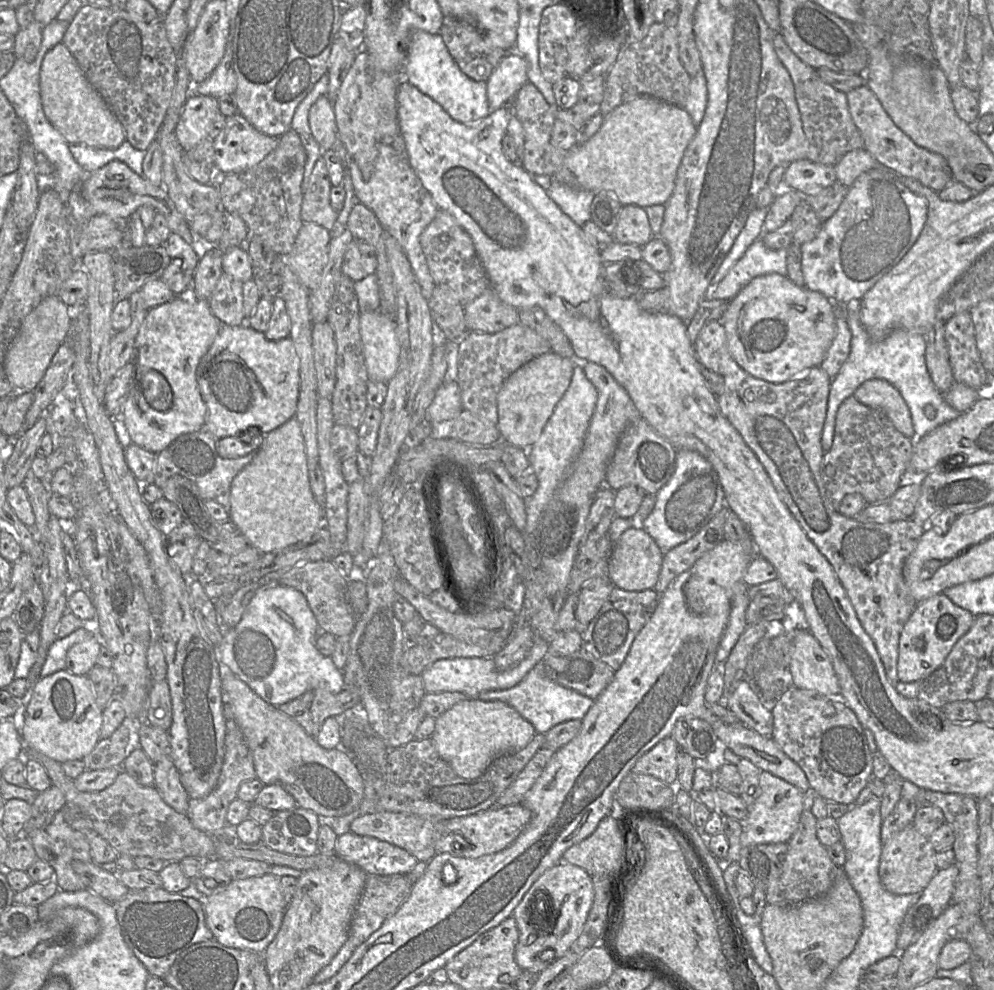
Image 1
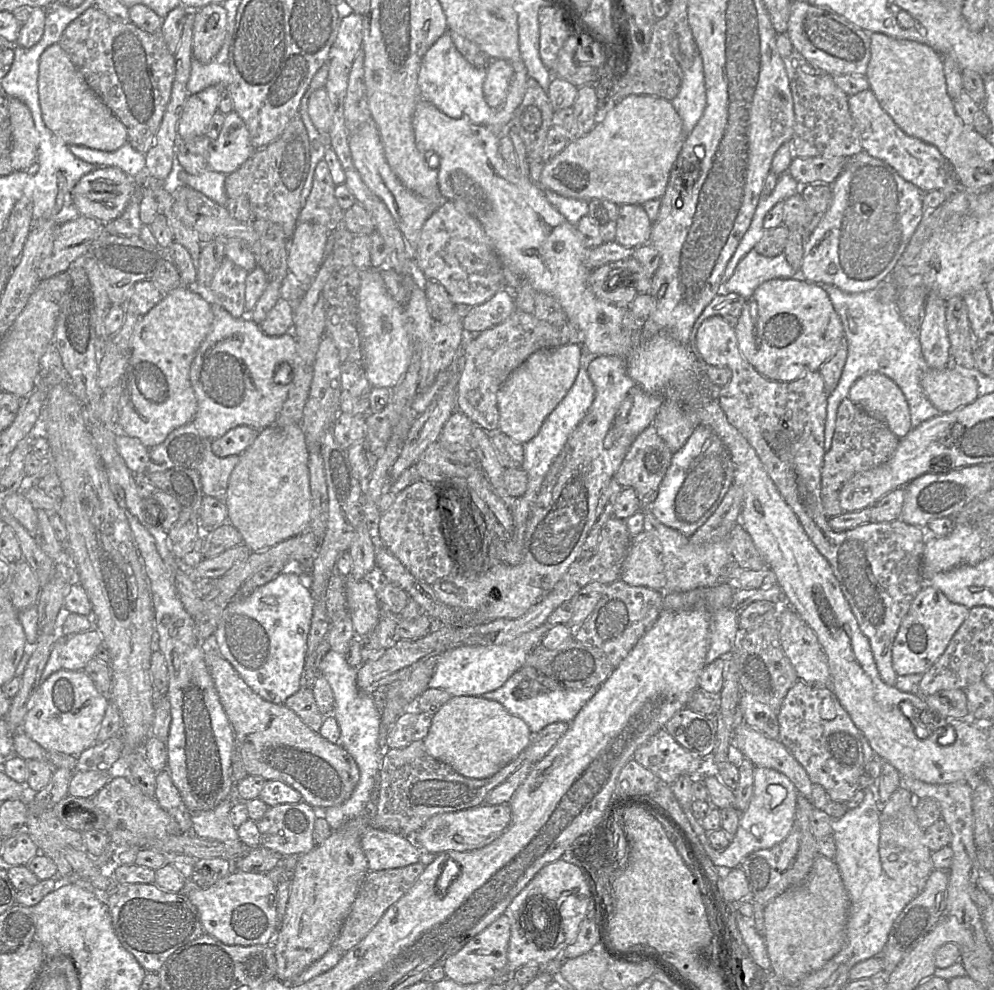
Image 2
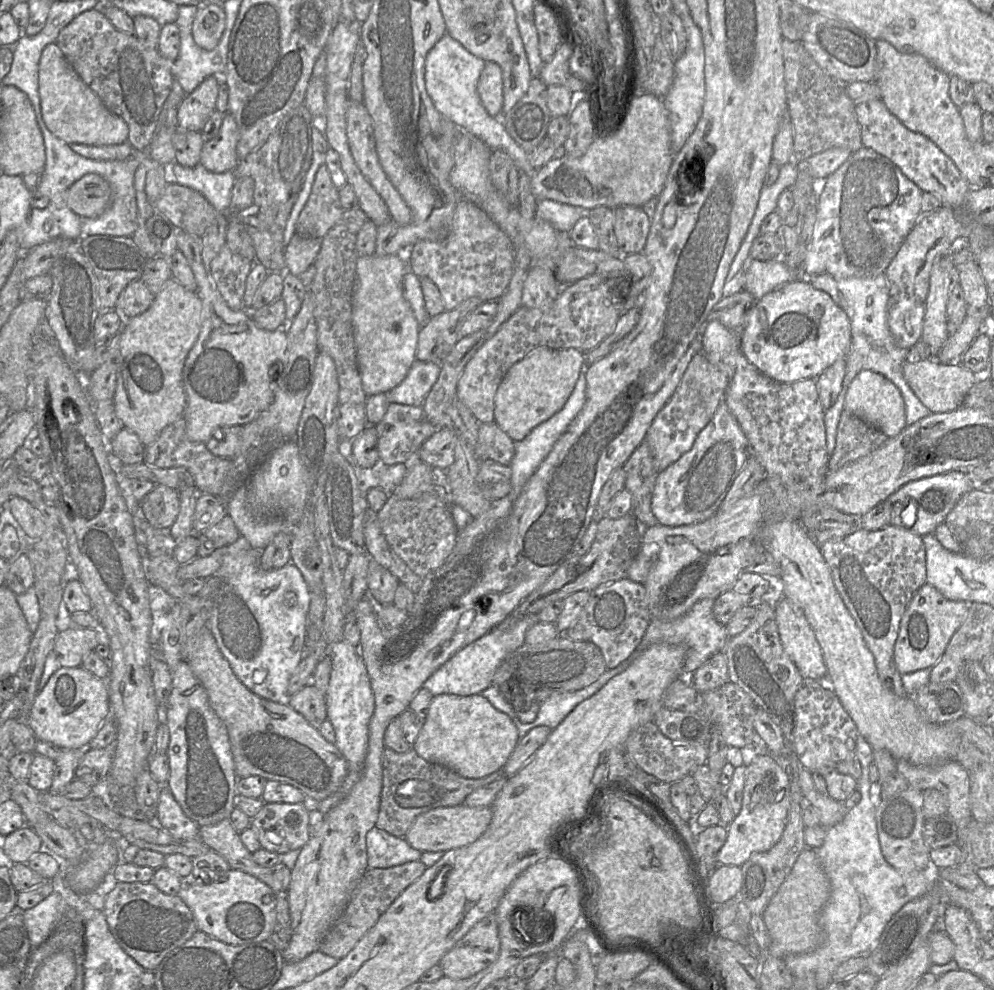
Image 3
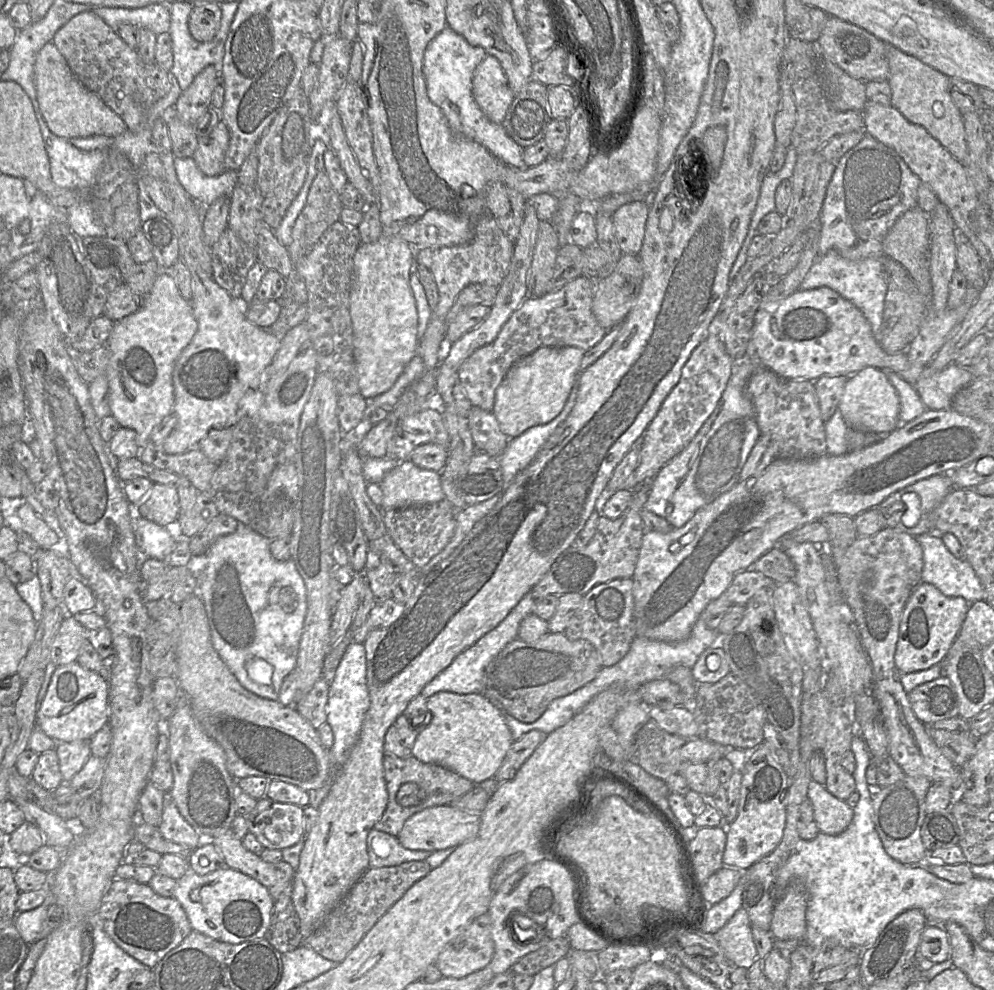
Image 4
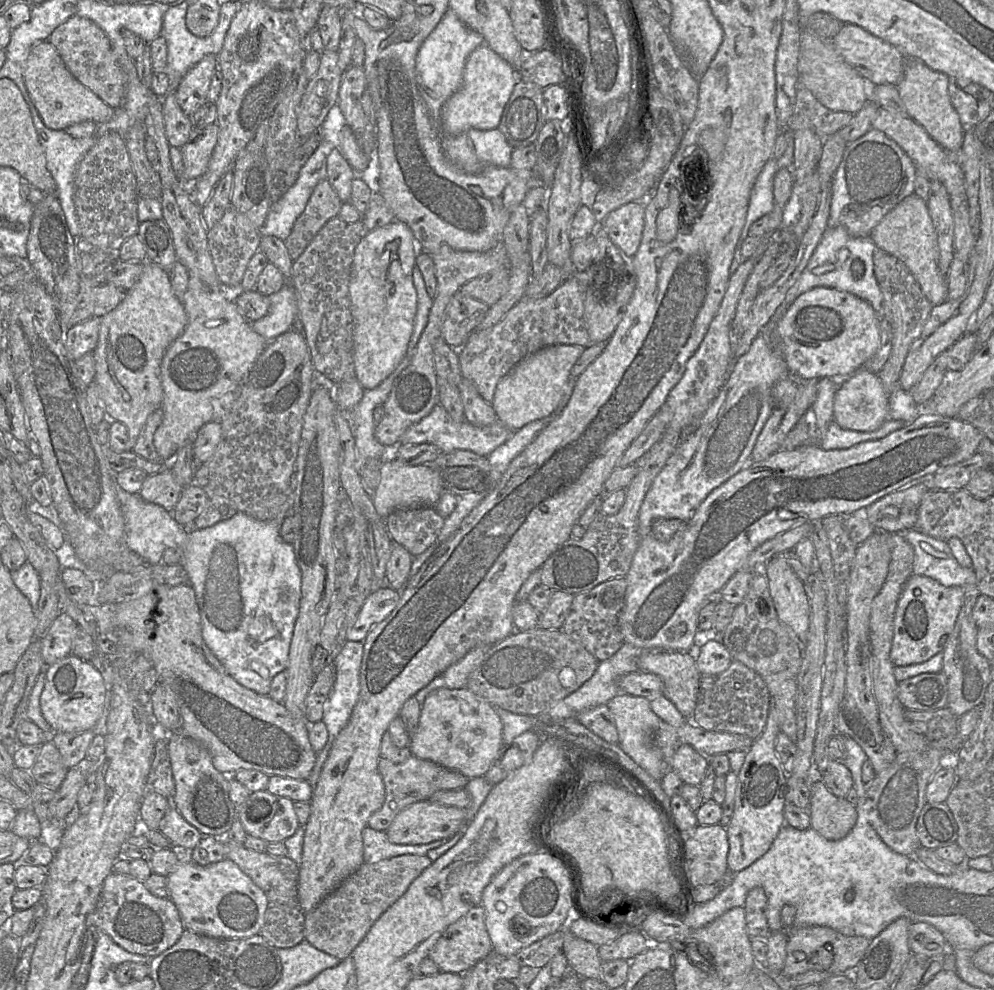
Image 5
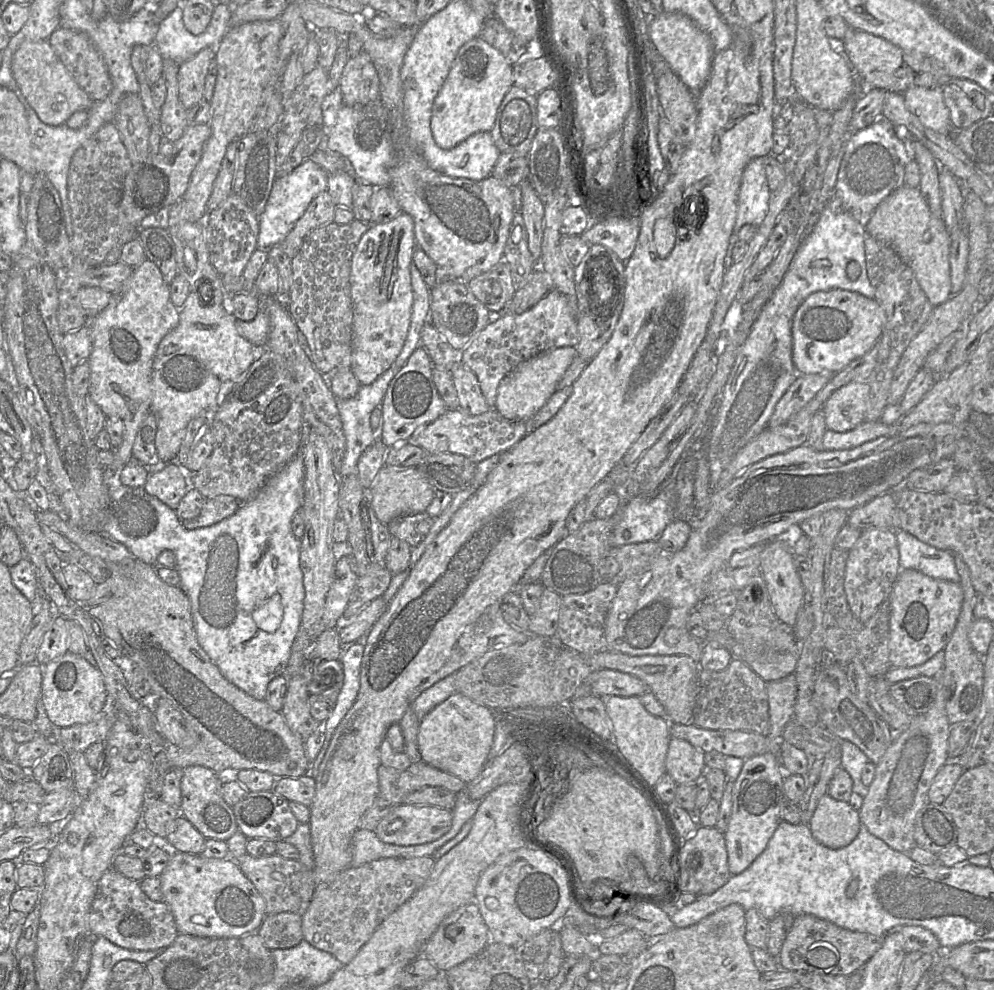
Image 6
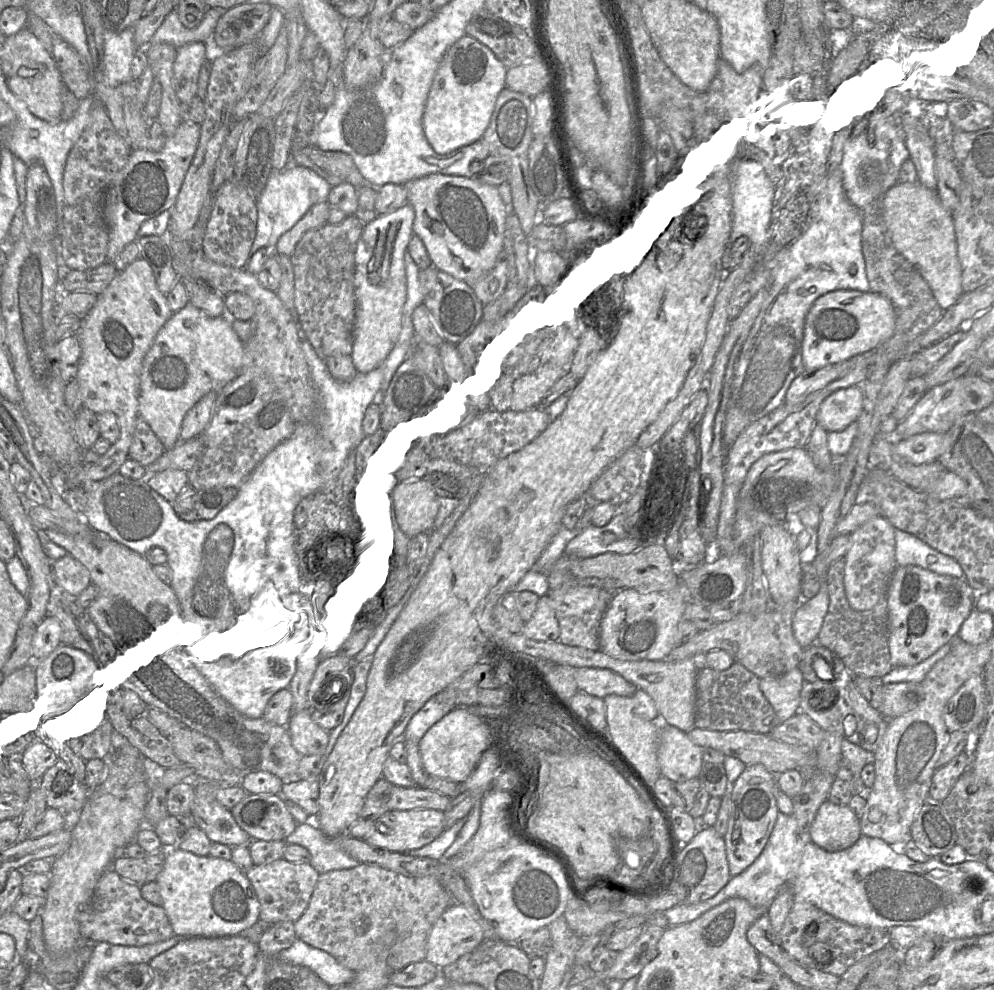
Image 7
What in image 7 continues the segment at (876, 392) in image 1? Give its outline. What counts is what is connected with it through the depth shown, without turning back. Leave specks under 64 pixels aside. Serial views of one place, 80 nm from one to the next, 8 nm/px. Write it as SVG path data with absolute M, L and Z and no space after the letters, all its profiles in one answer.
M860 387L841 389L823 401L815 420L828 433L841 432L857 421L862 406L863 395Z

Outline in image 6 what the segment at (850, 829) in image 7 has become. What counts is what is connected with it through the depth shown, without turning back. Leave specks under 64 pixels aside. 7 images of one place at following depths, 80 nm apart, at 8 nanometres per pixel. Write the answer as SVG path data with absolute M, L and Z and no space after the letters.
M823 795L808 824L814 839L820 844L840 849L848 846L860 830L860 814L848 802Z

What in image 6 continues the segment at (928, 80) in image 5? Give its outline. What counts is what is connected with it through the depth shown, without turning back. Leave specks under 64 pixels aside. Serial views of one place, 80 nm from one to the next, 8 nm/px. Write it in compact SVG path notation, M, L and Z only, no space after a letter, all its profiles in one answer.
M912 86L903 93L909 111L927 128L944 135L955 130L944 102L942 86Z

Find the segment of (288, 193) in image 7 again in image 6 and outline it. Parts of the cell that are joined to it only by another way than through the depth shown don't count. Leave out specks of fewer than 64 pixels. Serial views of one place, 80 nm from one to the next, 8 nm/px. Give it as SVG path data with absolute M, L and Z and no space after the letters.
M310 159L305 160L288 175L276 177L264 212L259 216L257 249L268 250L272 246L280 245L311 201L327 189L328 173Z

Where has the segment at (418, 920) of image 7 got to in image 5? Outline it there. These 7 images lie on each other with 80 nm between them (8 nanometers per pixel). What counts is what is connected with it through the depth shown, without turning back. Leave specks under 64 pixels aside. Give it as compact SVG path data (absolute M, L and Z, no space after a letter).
M402 855L362 864L313 910L305 913L304 939L316 949L346 959L374 922L394 904L433 862L428 856Z

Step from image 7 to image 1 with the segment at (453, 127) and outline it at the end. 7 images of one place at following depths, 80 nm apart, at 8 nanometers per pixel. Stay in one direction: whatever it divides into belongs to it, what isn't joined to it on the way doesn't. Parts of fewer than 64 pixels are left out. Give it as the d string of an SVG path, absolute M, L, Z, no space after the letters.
M517 51L508 52L496 66L487 85L487 99L491 110L509 104L522 86L528 82L527 61Z

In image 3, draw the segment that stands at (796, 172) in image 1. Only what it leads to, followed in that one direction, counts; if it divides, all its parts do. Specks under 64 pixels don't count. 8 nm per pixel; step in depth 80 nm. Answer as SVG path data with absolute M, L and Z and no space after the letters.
M835 147L827 149L803 161L798 161L799 173L808 173L815 180L826 180L852 154L848 149Z

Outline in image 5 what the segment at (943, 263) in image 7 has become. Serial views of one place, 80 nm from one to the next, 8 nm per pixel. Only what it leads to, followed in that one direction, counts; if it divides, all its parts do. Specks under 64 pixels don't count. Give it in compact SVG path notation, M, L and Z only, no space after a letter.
M915 193L904 198L873 228L870 238L877 248L895 256L908 267L932 305L948 299L947 278L938 267L937 233L925 200Z

